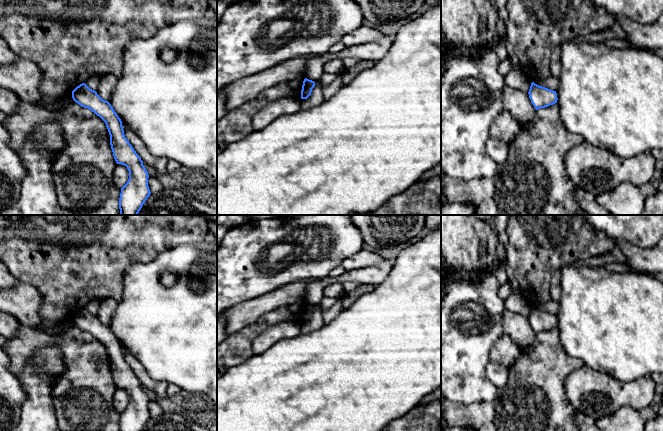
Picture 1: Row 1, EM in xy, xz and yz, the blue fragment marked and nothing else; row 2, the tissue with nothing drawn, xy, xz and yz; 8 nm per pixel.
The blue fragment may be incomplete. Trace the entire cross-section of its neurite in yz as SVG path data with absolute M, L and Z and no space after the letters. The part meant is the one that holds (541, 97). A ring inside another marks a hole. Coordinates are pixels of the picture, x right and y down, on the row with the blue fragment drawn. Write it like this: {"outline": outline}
{"outline": "M534 82L531 83L528 94L536 110L553 105L558 100L556 91L539 86Z"}

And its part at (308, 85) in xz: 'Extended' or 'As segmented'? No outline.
As segmented

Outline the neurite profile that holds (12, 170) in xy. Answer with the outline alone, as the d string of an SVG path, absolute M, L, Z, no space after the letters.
M0 122L0 211L19 197L27 170L18 153L9 146L10 135Z

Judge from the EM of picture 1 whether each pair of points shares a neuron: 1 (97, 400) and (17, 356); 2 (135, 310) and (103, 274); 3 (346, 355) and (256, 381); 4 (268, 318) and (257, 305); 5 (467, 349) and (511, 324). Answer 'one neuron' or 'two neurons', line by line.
1: one neuron
2: two neurons
3: one neuron
4: two neurons
5: two neurons

